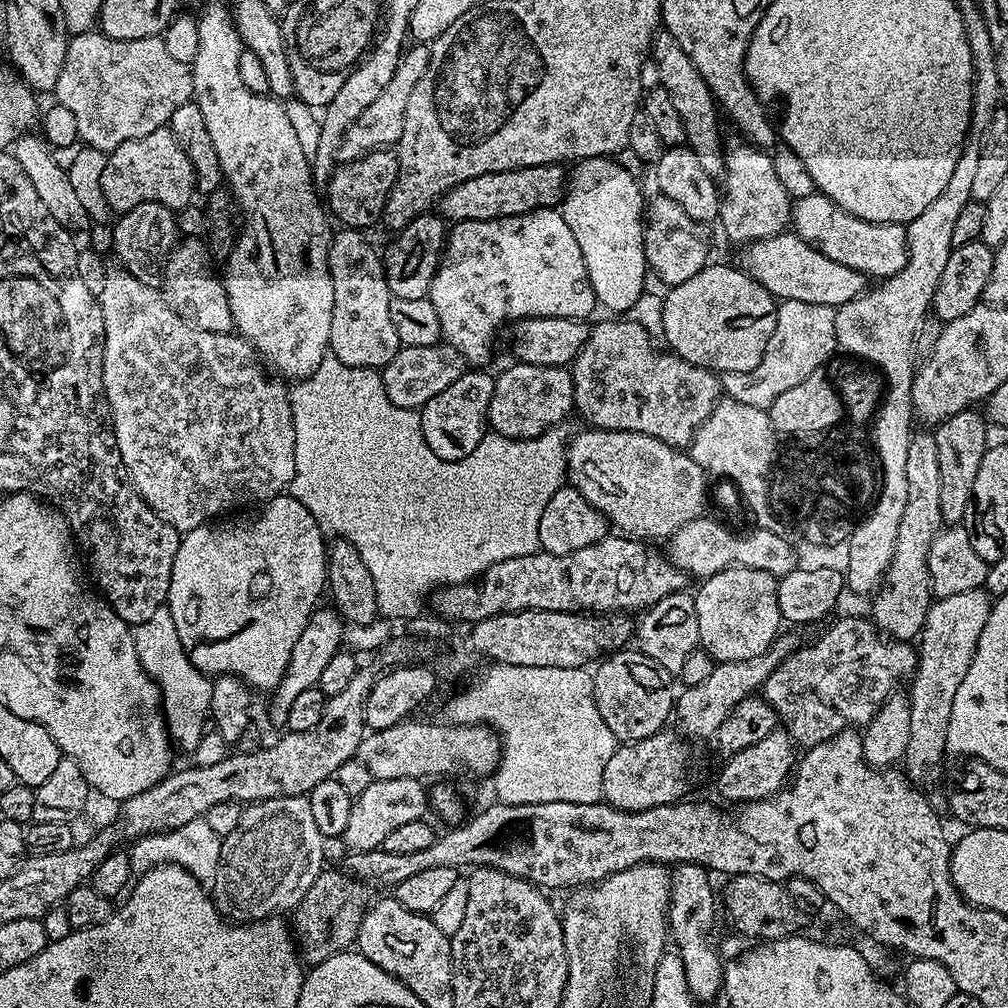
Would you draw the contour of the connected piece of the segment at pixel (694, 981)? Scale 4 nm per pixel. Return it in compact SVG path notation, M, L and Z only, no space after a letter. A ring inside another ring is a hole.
M680 862L671 869L672 899L668 902L668 927L670 940L686 970L688 989L697 1001L719 997L724 983L725 961L720 960L708 935L712 932L712 919L718 916L718 900L712 897L712 880L709 869L703 864Z

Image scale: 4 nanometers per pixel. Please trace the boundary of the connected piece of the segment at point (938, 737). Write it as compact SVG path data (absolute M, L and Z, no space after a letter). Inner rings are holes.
M975 588L965 590L963 594L933 599L928 607L924 627L918 637L912 692L907 693L910 702L910 742L904 751L902 764L908 779L913 782L926 779L928 771L946 754L946 730L950 726L954 694L958 694L958 686L962 686L966 678L966 670L970 670L982 626L986 626L986 618L990 618L993 603L993 597L984 588Z

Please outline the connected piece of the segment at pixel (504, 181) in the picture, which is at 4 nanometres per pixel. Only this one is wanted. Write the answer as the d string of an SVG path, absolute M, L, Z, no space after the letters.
M547 164L533 168L515 168L509 172L487 172L445 192L438 201L439 215L448 222L493 220L499 216L517 216L523 212L532 212L536 208L559 205L566 191L564 171L561 165Z

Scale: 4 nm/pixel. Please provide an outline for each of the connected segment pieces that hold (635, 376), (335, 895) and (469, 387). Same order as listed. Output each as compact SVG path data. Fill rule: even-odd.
M608 318L612 320L604 320L601 324L592 324L586 342L582 346L582 350L576 355L576 359L570 365L572 373L572 381L574 382L574 405L575 411L580 411L580 416L585 420L585 425L594 428L605 428L606 430L618 430L619 432L637 432L638 434L650 434L650 438L658 438L662 442L666 442L672 448L681 450L687 449L696 432L706 422L706 418L710 418L710 414L714 410L714 406L719 404L722 399L722 380L717 373L710 371L702 366L694 366L690 362L686 362L682 357L673 354L671 351L663 350L659 352L656 349L653 333L648 332L631 318Z
M321 869L321 872L306 892L305 898L293 911L292 928L297 938L301 961L310 966L321 964L336 953L347 951L356 941L357 930L372 902L369 885L344 871Z
M466 370L442 394L430 398L424 407L419 409L422 434L426 438L426 446L434 450L434 454L443 460L461 460L474 450L478 450L478 442L489 431L488 411L490 410L490 394L494 394L493 373L488 370Z

